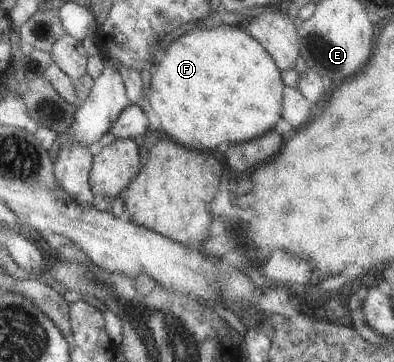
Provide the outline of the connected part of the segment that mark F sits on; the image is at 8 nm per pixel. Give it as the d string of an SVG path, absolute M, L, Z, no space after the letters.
M222 24L221 26L217 26L217 28L195 28L193 32L187 32L187 34L179 36L177 40L173 40L167 46L165 51L161 53L161 60L153 66L148 100L149 108L155 111L155 114L157 114L161 121L161 136L166 136L188 148L199 144L203 148L211 148L213 150L213 148L217 148L229 136L231 136L231 145L233 145L248 142L249 140L253 140L253 138L259 138L265 132L272 130L282 118L283 90L285 90L285 85L282 82L281 71L279 71L271 56L265 51L265 48L255 38L252 38L245 32L240 25L230 26Z

